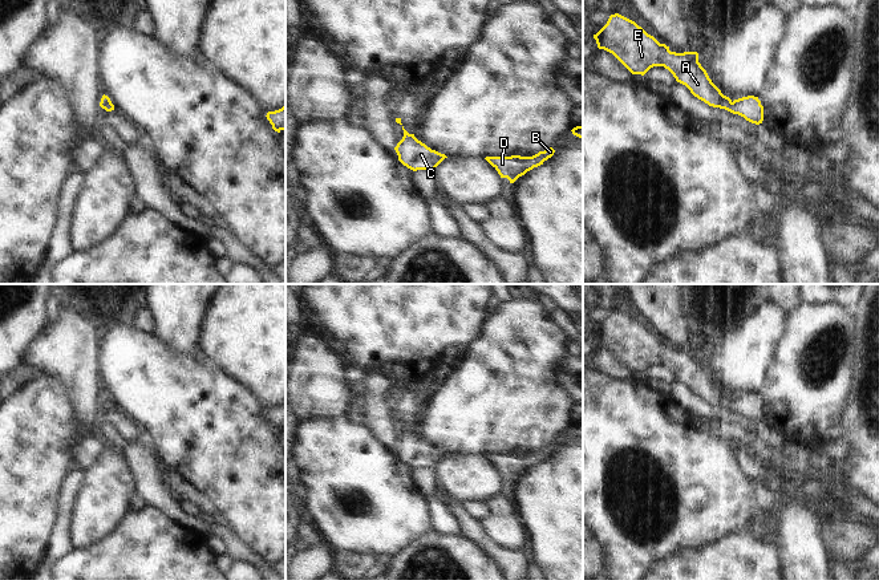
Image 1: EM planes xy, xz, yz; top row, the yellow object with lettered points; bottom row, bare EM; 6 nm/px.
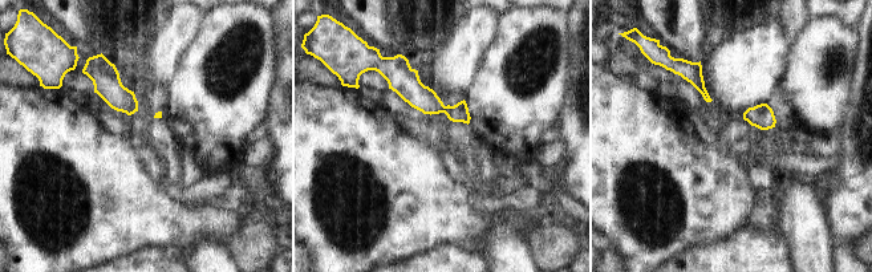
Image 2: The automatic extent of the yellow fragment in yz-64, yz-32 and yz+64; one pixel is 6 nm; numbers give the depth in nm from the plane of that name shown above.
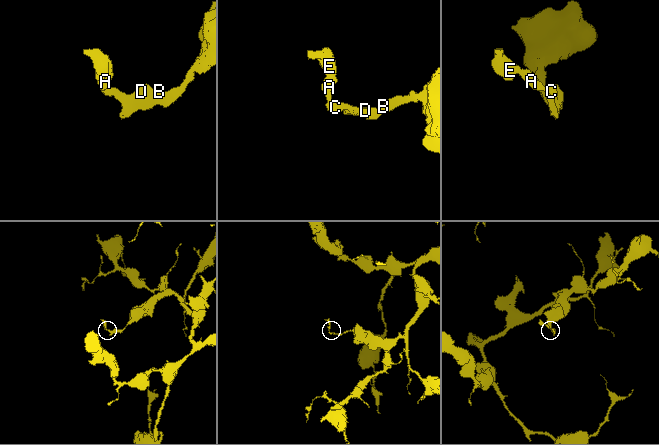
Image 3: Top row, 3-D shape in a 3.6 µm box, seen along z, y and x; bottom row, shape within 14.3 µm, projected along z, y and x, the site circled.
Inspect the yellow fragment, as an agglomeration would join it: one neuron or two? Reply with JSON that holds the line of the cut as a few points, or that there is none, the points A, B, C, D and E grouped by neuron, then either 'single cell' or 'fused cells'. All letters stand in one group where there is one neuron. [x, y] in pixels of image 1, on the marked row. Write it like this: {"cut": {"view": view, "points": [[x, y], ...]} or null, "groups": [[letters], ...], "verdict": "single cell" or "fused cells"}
{"cut": null, "groups": [["A", "B", "C", "D", "E"]], "verdict": "single cell"}

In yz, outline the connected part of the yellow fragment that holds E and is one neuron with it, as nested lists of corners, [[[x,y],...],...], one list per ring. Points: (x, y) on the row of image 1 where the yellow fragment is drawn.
[[[615,13],[594,35],[598,48],[612,53],[632,74],[644,76],[653,66],[668,69],[677,82],[709,106],[725,109],[759,125],[763,121],[763,106],[758,97],[748,96],[732,101],[712,82],[698,62],[697,52],[676,53],[660,44],[635,21]]]

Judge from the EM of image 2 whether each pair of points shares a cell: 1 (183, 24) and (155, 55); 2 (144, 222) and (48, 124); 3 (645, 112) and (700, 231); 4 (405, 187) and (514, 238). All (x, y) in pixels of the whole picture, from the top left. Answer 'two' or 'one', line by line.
1: one
2: one
3: one
4: two

